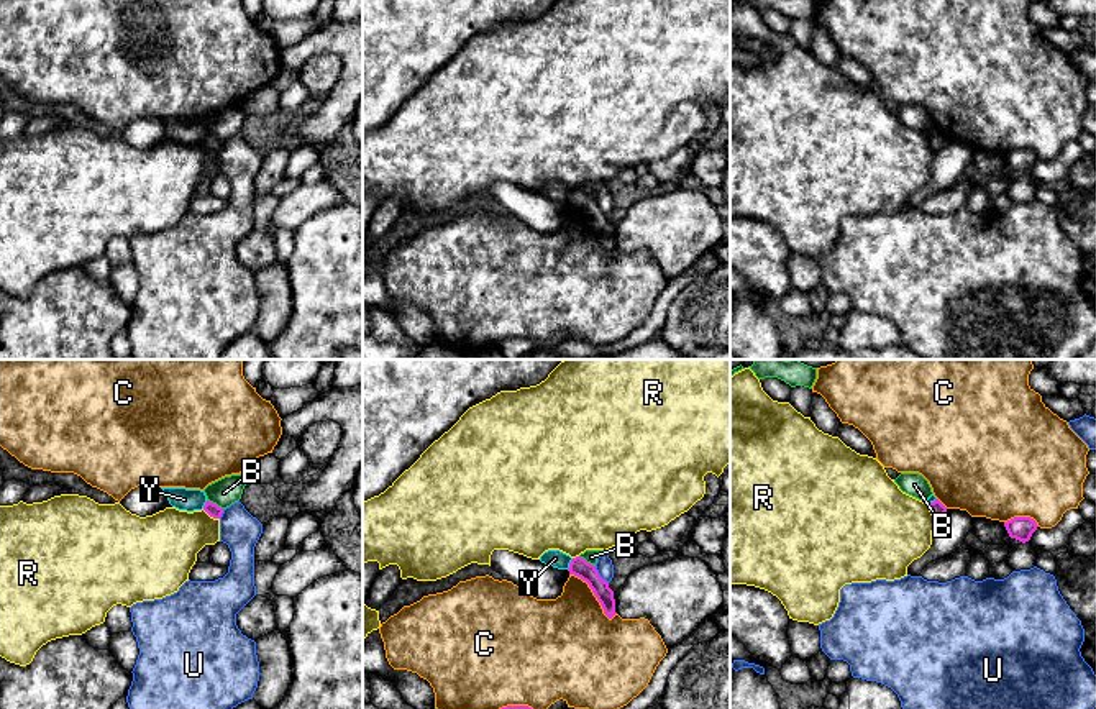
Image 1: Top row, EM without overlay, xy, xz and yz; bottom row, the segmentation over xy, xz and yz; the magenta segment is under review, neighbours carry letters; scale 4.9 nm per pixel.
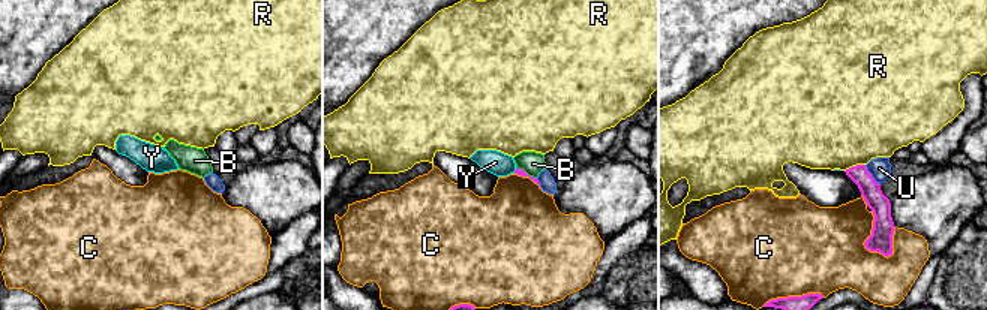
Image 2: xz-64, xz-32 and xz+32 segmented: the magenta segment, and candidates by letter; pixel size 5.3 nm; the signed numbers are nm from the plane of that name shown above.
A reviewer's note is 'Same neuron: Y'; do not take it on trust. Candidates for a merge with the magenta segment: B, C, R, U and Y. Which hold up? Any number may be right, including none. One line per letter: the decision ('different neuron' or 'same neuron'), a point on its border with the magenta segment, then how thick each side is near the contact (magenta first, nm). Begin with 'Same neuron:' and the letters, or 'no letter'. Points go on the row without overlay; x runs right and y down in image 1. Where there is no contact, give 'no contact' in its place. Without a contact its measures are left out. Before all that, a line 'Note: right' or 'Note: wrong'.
Note: wrong
Same neuron: no letter
B: different neuron; meets magenta in xy at (215, 137); 70 nm thick on the magenta side, 140 nm on the other
C: different neuron; meets magenta in xz at (594, 227); 90 nm thick on the magenta side, 420 nm on the other
R: different neuron; meets magenta in xy at (210, 148); 70 nm thick on the magenta side, 300 nm on the other
U: different neuron; meets magenta in xz at (598, 207); 90 nm thick on the magenta side, 90 nm on the other
Y: different neuron; meets magenta in xz at (570, 196); 90 nm thick on the magenta side, 90 nm on the other

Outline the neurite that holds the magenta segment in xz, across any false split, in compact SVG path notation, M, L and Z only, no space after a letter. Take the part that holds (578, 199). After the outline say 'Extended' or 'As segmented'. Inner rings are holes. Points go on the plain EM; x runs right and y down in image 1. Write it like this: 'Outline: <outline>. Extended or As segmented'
Outline: M576 189L571 192L569 200L568 200L569 207L574 207L578 210L581 210L582 213L586 213L589 217L589 220L592 222L594 228L597 230L597 233L601 235L604 246L612 251L617 245L615 245L615 231L614 231L614 223L609 220L609 215L604 213L596 199L587 195L584 190Z. As segmented

